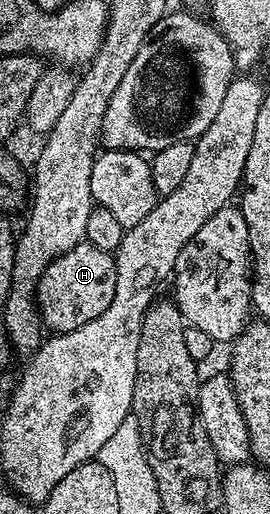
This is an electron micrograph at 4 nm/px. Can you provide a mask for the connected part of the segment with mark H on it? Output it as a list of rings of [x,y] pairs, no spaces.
[[[87,241],[74,245],[66,253],[62,253],[44,270],[36,283],[36,310],[40,312],[41,324],[49,332],[73,331],[98,317],[98,313],[106,313],[106,309],[114,301],[114,281],[116,280],[116,260],[113,252],[94,249]]]

